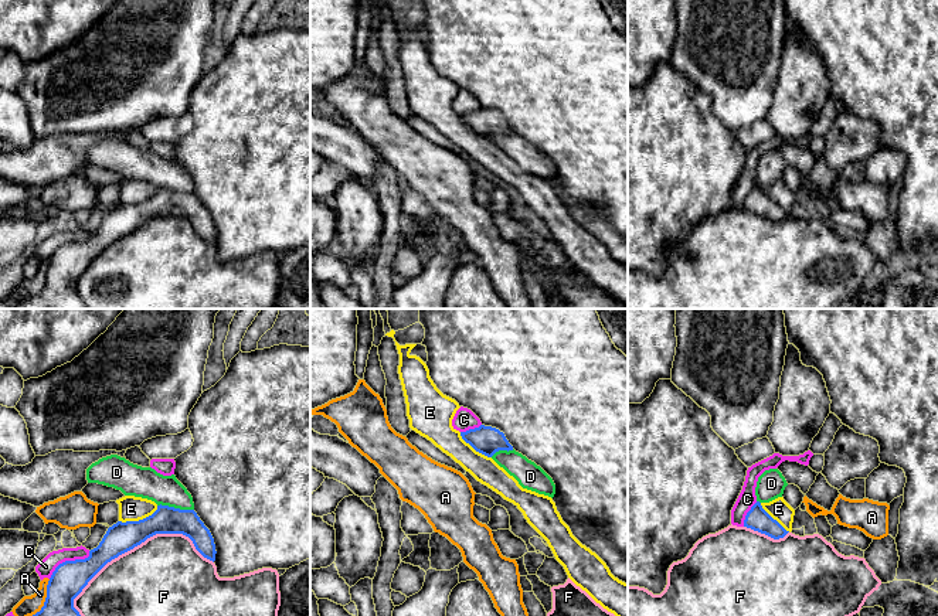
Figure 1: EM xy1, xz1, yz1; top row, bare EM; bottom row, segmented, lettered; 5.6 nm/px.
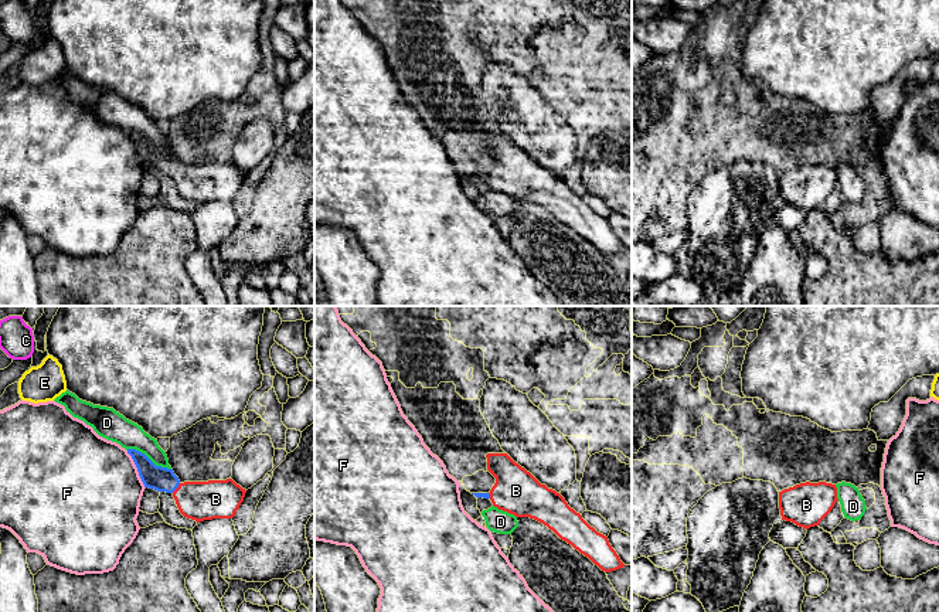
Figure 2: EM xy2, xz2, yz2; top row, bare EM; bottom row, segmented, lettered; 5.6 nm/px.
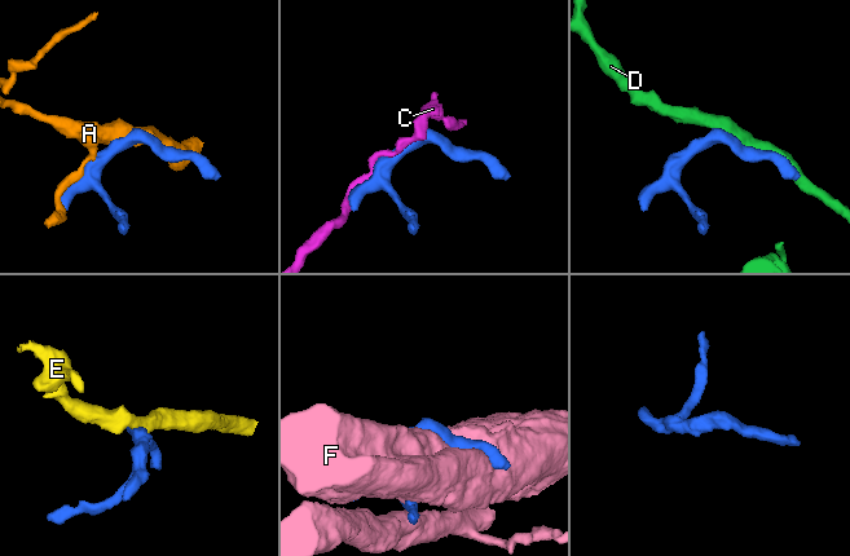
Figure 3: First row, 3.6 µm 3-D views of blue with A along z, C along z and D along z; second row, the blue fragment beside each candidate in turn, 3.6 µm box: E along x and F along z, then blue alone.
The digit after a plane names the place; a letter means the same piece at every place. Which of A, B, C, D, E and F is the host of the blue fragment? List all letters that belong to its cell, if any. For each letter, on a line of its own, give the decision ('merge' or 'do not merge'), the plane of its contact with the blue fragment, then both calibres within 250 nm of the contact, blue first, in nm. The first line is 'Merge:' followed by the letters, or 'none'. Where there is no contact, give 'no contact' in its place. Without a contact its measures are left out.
Merge: B
A: do not merge; meets blue in xy1; 200 nm thick on the blue side, 110 nm on the other
B: merge; meets blue in xy2; 140 nm thick on the blue side, 220 nm on the other
C: do not merge; meets blue in xy1; 200 nm thick on the blue side, 90 nm on the other
D: do not merge; meets blue in xy2; 140 nm thick on the blue side, 160 nm on the other
E: do not merge; meets blue in xy1; 170 nm thick on the blue side, 140 nm on the other
F: do not merge; meets blue in xy1; 170 nm thick on the blue side, 460 nm on the other

